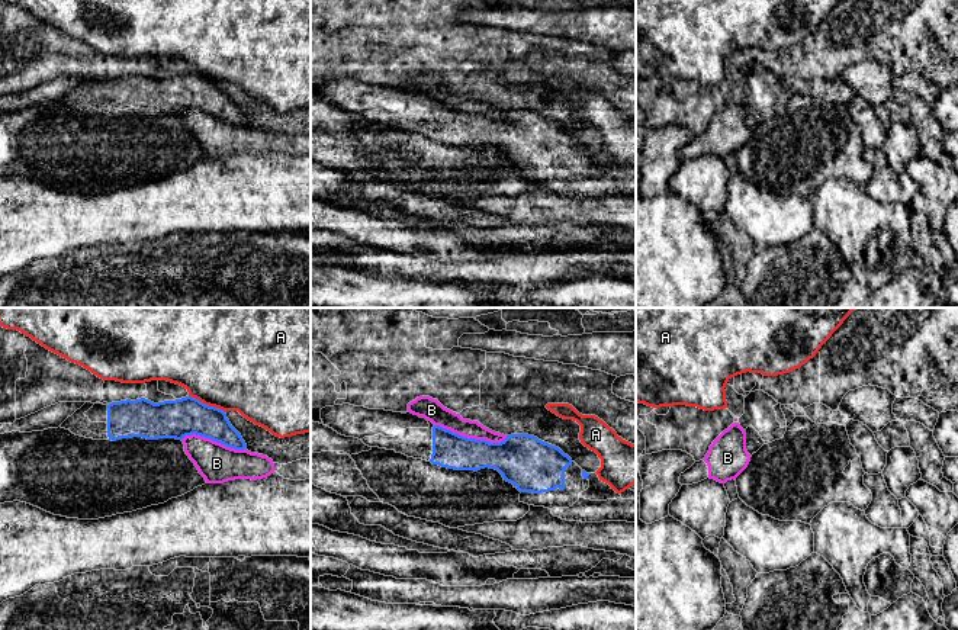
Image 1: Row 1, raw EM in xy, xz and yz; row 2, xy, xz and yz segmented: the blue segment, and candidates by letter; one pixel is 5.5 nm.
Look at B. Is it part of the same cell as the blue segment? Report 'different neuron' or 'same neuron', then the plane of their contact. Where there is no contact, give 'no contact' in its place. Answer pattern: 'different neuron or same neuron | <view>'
different neuron | xz

